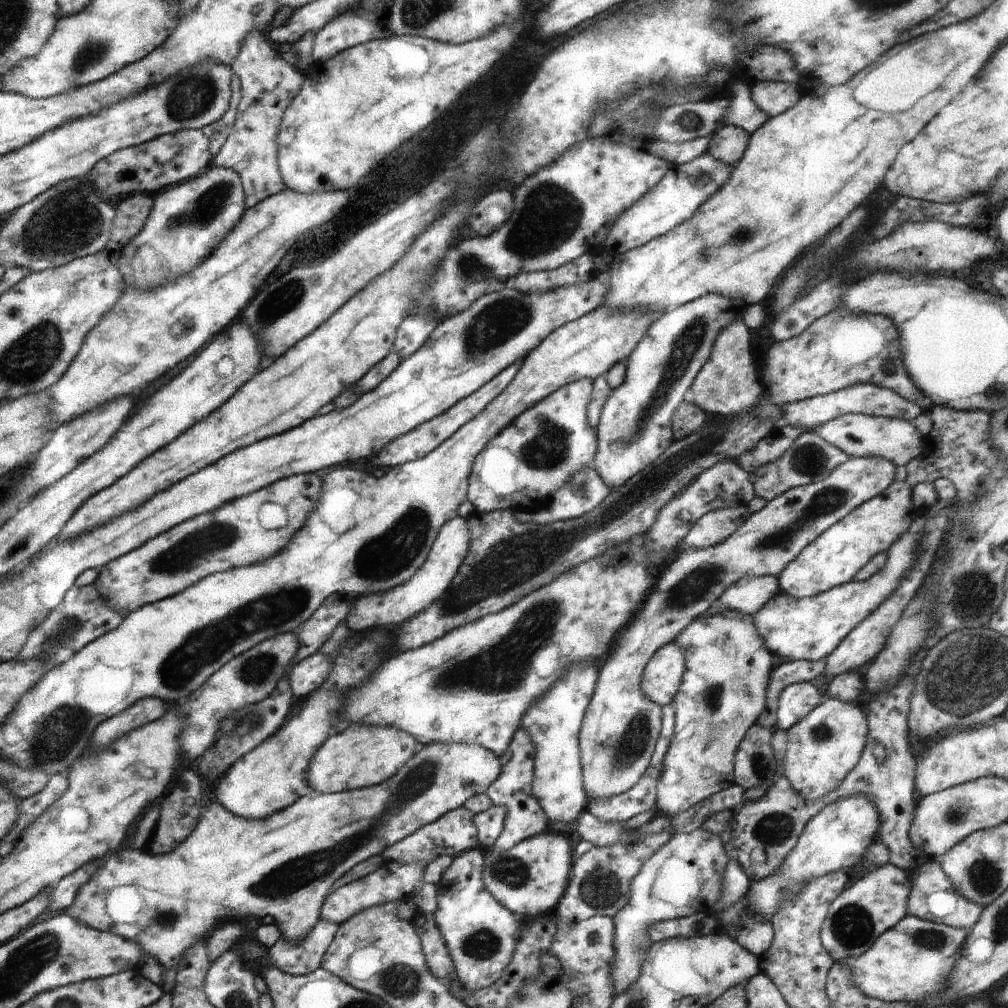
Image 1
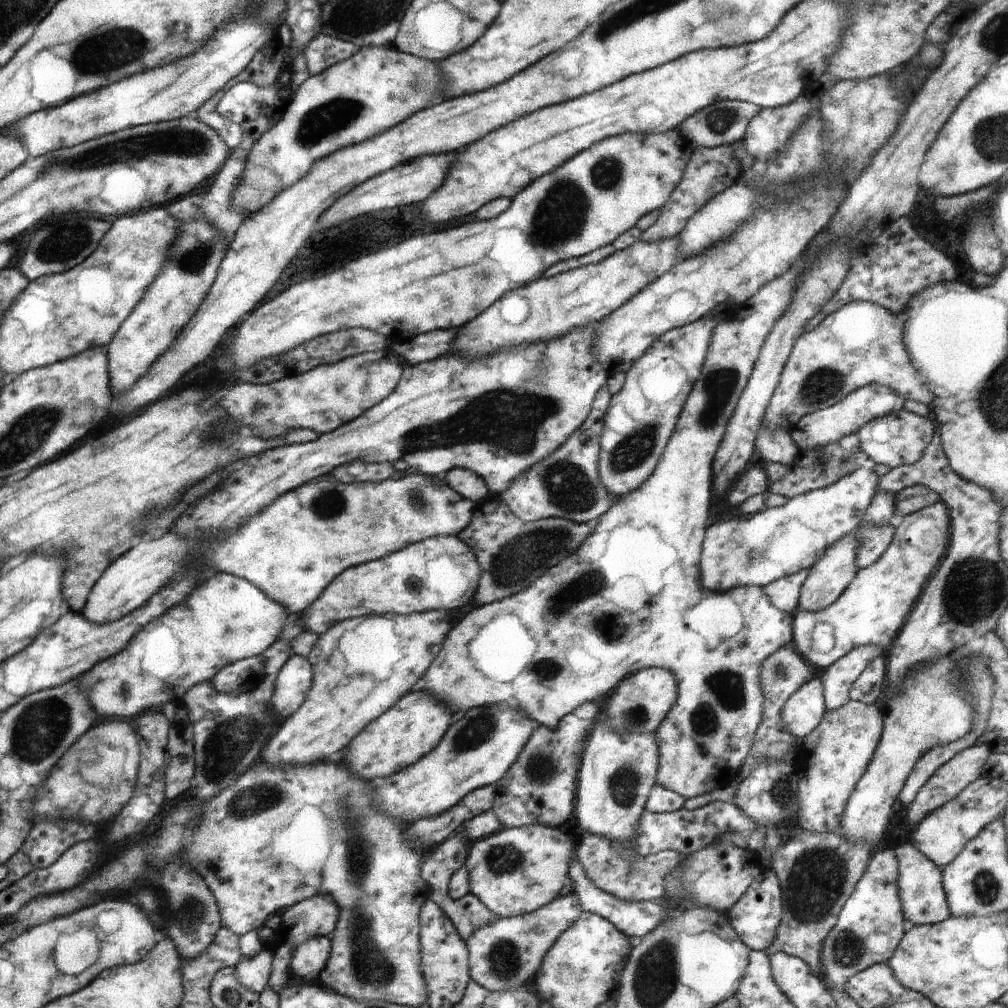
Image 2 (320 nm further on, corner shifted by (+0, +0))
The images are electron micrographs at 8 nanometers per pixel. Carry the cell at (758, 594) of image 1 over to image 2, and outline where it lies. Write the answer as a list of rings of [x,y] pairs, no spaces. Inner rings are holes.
[[[804,569],[793,575],[779,578],[763,586],[762,590],[776,608],[792,614],[798,610],[801,586],[808,575],[809,570]]]

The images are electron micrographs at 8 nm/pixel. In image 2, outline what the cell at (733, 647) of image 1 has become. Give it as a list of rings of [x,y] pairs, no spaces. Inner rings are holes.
[[[828,228],[819,232],[812,239],[802,258],[798,259],[782,276],[761,286],[753,297],[750,297],[741,305],[741,311],[738,312],[735,318],[722,321],[713,328],[710,346],[707,348],[700,376],[694,383],[684,403],[675,431],[672,433],[670,440],[668,440],[655,471],[640,485],[640,488],[615,499],[613,505],[599,518],[599,523],[595,526],[593,532],[590,533],[590,536],[574,552],[569,552],[568,556],[565,556],[552,568],[549,568],[524,590],[499,601],[478,605],[477,608],[466,614],[447,634],[441,651],[428,667],[424,678],[422,678],[417,687],[418,689],[430,691],[433,695],[440,697],[458,715],[474,707],[501,704],[512,708],[524,709],[527,715],[532,717],[538,725],[554,728],[569,712],[584,703],[599,700],[607,692],[610,692],[612,688],[615,689],[618,683],[628,675],[648,667],[660,667],[674,675],[680,696],[654,733],[659,748],[659,765],[655,784],[663,786],[665,789],[670,789],[688,799],[693,796],[700,796],[700,794],[706,794],[706,792],[712,792],[713,789],[722,788],[725,786],[726,779],[730,774],[740,770],[752,748],[755,732],[760,726],[763,715],[764,697],[760,688],[759,677],[762,661],[780,647],[792,644],[794,613],[787,613],[776,608],[760,587],[741,586],[726,592],[713,592],[712,589],[703,587],[699,564],[703,540],[705,539],[705,530],[707,529],[708,510],[710,510],[712,463],[714,462],[714,454],[717,453],[718,447],[724,438],[728,421],[731,419],[738,399],[754,370],[760,349],[775,327],[776,321],[781,316],[784,316],[784,313],[788,310],[805,272],[809,270],[812,263],[817,259],[817,255],[829,243],[829,234],[827,232]]]

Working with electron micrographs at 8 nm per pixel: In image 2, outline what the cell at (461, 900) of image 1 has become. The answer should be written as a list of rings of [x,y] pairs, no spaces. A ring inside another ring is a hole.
[[[571,892],[556,897],[535,911],[515,917],[499,917],[494,923],[474,930],[465,940],[471,979],[498,994],[533,983],[548,949],[578,920],[582,911],[577,896]]]

